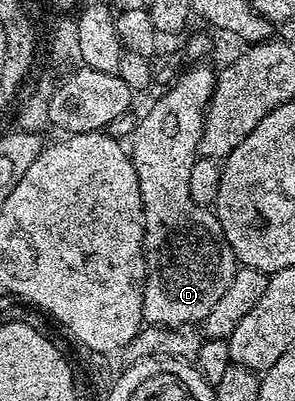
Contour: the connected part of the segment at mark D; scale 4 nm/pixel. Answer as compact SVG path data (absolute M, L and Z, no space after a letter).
M195 62L188 72L180 71L177 79L143 117L135 120L129 143L131 165L137 176L139 197L143 207L143 319L157 328L185 328L198 325L225 294L233 278L237 261L223 242L214 215L204 205L191 200L189 170L195 164L199 138L203 133L203 117L215 89L216 69Z

